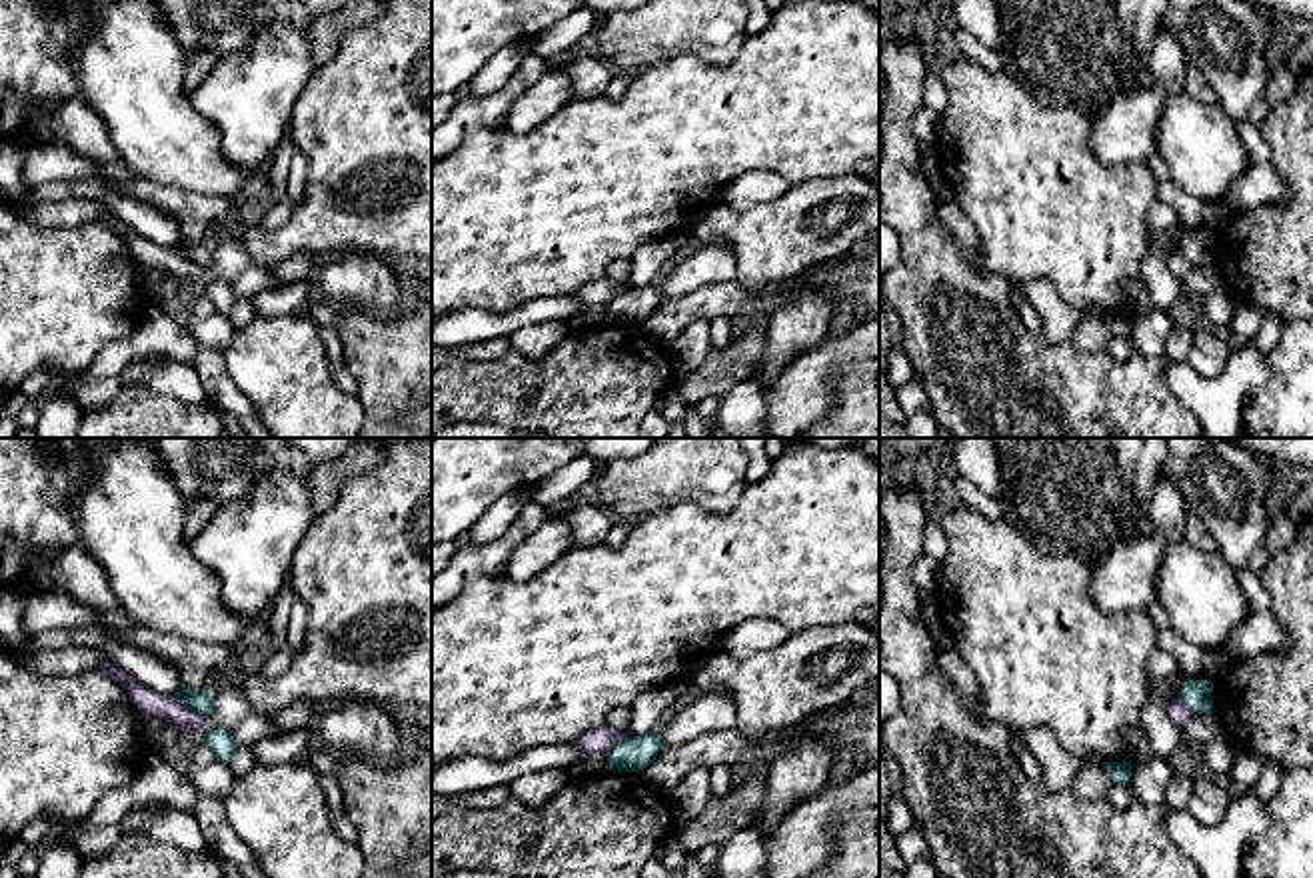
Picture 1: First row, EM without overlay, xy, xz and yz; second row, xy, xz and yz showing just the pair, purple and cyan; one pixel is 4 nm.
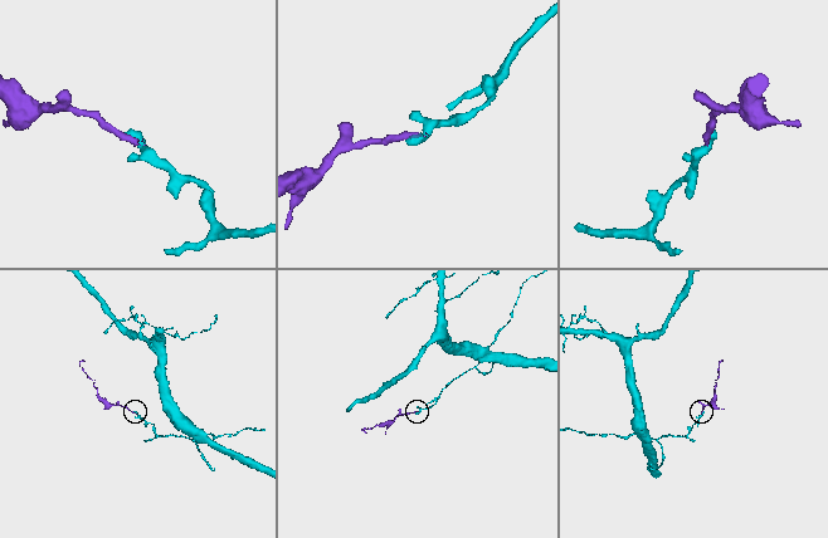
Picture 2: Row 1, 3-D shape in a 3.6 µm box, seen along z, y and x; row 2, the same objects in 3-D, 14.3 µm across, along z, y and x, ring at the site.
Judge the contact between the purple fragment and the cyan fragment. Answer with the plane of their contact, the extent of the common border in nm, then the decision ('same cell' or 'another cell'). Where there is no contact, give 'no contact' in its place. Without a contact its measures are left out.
xy | 160 nm | another cell

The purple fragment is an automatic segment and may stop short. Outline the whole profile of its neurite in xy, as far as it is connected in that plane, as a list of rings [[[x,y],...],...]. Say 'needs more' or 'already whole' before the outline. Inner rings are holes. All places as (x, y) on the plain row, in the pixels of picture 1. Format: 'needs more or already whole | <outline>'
needs more | [[[110,212],[102,214],[98,222],[106,224],[124,238],[142,266],[168,272],[190,286],[202,286],[212,280],[234,284],[248,268],[260,266],[236,234],[212,242],[214,264],[204,270],[188,262],[174,248],[158,246],[156,242],[140,236]]]

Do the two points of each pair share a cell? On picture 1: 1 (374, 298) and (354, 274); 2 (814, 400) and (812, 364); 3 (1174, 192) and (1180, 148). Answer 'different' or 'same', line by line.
1: same
2: same
3: different

